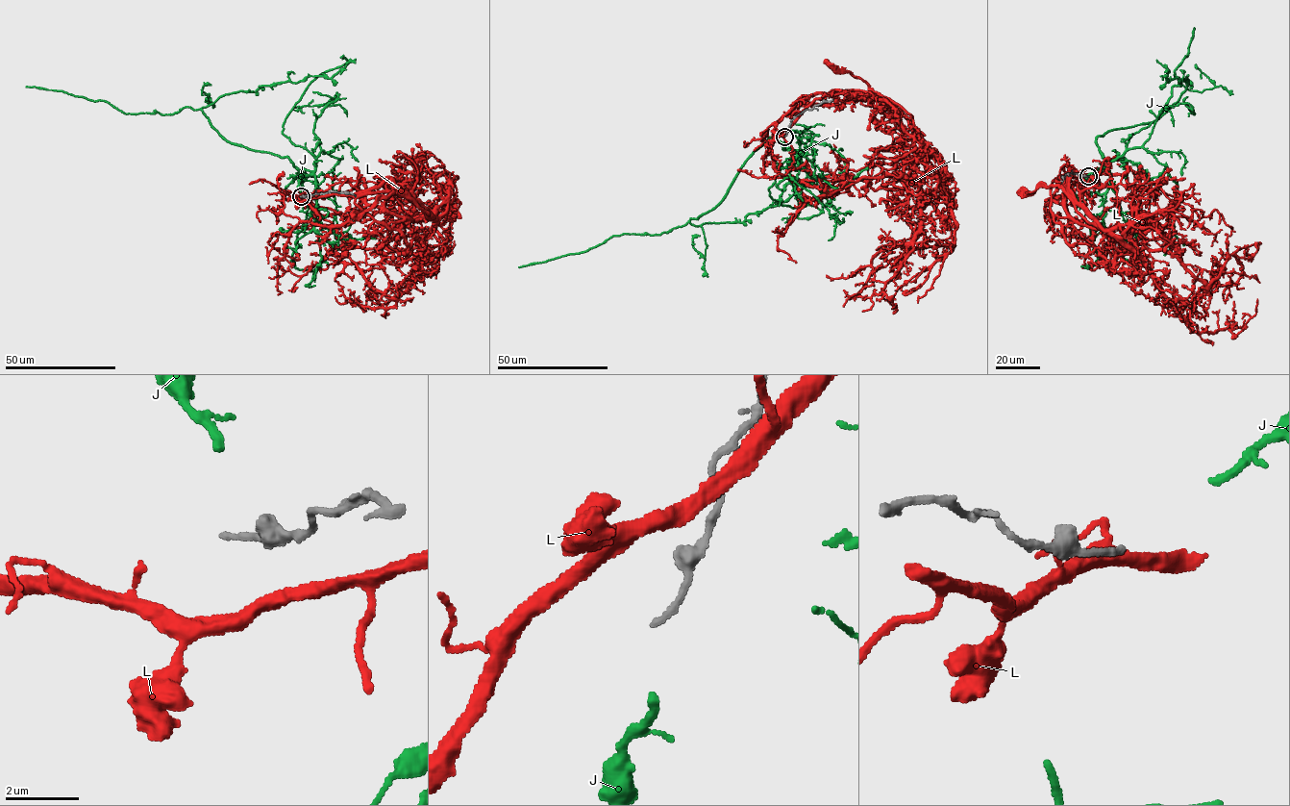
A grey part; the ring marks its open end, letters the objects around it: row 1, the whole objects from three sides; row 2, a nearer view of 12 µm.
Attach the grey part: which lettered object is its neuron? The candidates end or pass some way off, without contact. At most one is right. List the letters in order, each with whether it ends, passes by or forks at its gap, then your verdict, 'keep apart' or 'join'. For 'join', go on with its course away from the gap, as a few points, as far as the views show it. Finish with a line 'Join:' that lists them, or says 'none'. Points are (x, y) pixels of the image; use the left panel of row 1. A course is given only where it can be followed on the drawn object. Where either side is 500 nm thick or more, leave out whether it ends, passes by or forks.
J: it ends | join | via (300, 191), (303, 175), (288, 158), (228, 142), (201, 109), (260, 86), (333, 77), (347, 63), (340, 58)
L: it ends | keep apart
Join: J

